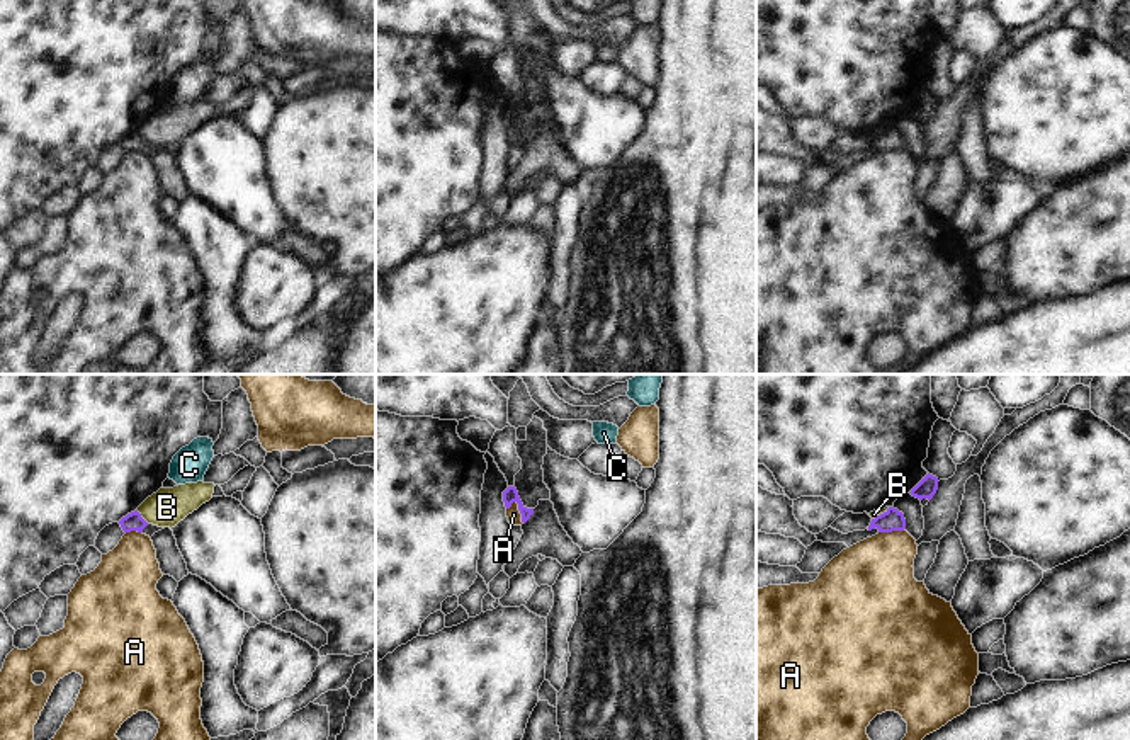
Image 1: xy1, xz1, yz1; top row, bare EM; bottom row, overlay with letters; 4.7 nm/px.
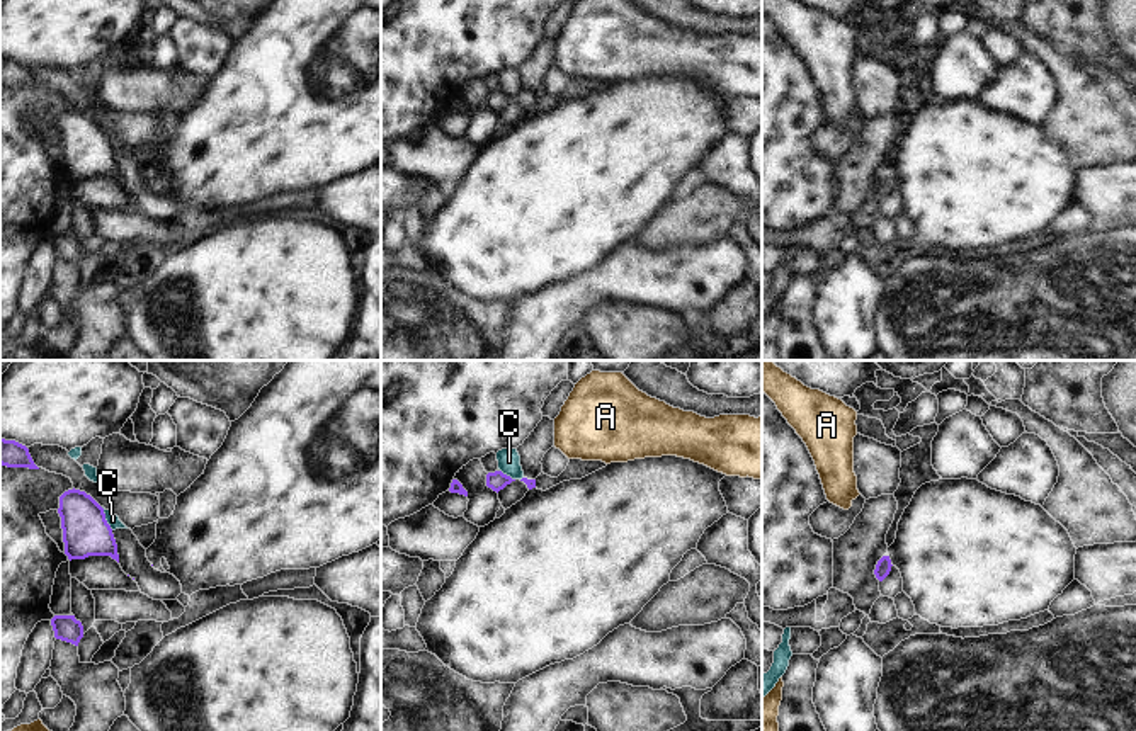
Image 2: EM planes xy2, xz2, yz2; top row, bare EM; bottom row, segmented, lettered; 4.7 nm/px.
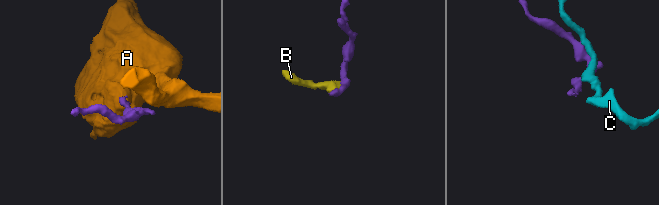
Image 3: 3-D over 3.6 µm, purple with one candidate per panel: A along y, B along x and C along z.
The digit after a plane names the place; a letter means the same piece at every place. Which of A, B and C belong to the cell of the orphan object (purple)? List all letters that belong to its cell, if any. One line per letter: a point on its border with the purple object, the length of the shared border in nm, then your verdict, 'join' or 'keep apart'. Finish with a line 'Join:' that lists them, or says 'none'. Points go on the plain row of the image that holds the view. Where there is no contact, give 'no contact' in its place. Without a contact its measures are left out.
A: xz1 (520, 131) | 120 nm | keep apart
B: xy1 (141, 136) | 90 nm | keep apart
C: xy2 (104, 138) | 130 nm | keep apart
Join: none

